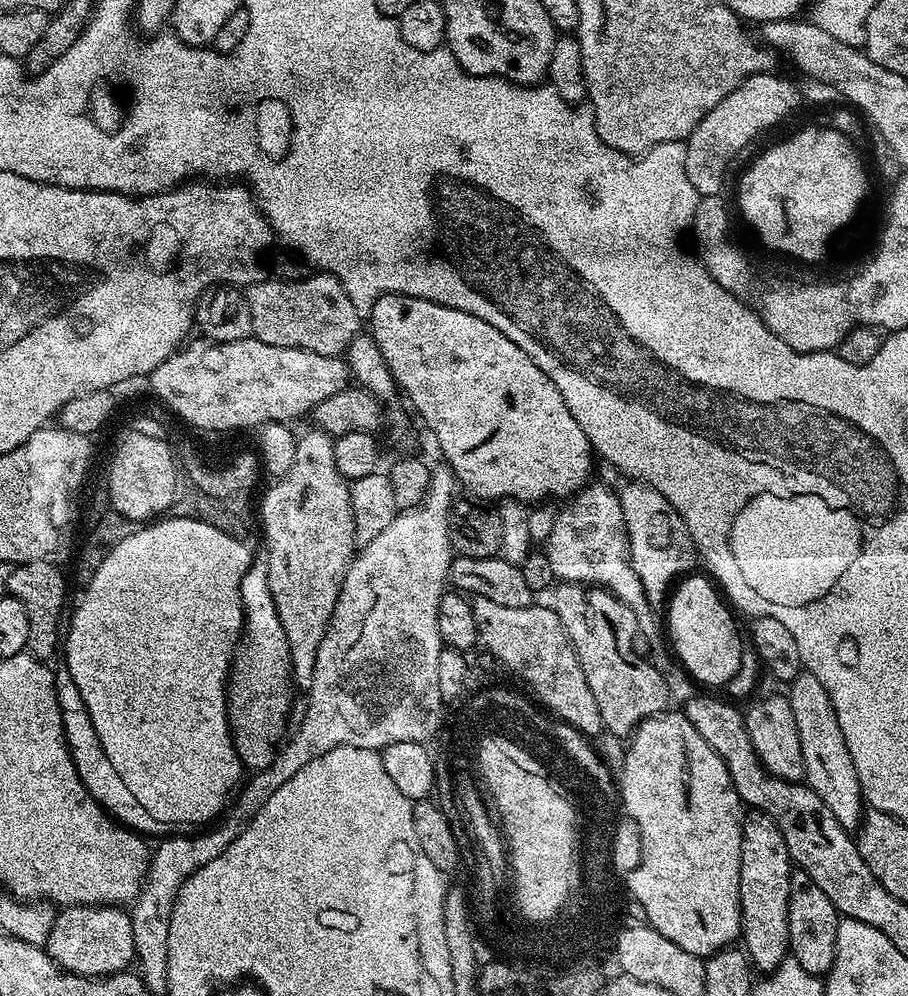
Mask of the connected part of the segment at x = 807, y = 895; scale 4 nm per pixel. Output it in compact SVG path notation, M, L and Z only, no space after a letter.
M799 870L793 871L790 882L790 910L788 911L788 925L790 926L788 947L791 959L796 960L810 975L824 978L832 969L841 919L834 902L826 898L826 893L806 873Z

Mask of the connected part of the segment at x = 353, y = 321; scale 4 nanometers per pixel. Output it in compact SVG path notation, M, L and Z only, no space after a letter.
M326 272L305 275L303 280L265 278L259 284L247 285L246 295L252 336L270 346L301 348L323 356L340 356L347 353L352 339L361 331L362 314L354 302L350 302L350 294L342 290L338 278Z

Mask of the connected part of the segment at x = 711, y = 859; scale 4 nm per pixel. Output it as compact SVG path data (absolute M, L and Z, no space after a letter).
M665 710L659 716L651 716L636 727L626 744L624 772L618 776L618 796L622 801L623 811L625 808L632 815L632 820L640 831L640 865L629 874L628 888L632 891L631 899L642 902L643 909L646 910L646 921L658 930L658 934L670 938L674 946L682 946L682 950L690 954L707 958L729 947L735 941L732 939L740 936L740 847L745 813L740 812L742 801L738 790L734 790L734 782L730 778L730 770L726 770L726 762L722 762L722 758L714 754L706 738L702 738L702 734L698 734L698 730L690 726L690 718L686 718L683 711L672 711Z

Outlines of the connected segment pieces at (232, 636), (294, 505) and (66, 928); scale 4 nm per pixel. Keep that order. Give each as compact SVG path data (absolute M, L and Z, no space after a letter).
M172 516L145 523L132 531L132 540L124 540L124 544L120 544L120 548L116 548L112 556L104 556L104 560L96 567L93 580L83 589L84 597L77 602L76 609L72 612L72 621L69 624L67 621L66 624L68 635L66 655L68 655L68 664L72 664L70 678L74 678L74 683L88 702L88 708L91 708L90 718L93 719L94 726L99 728L98 734L108 750L107 755L116 768L120 768L120 777L128 781L128 787L132 792L144 801L152 813L163 820L188 820L193 826L204 824L207 820L215 821L225 811L224 795L241 783L240 759L232 745L232 738L228 735L224 690L228 682L228 666L232 662L232 650L236 647L236 639L240 637L244 625L240 587L242 574L246 574L253 557L253 553L248 552L246 544L243 539L224 534L214 526L184 517Z
M311 430L296 441L296 461L285 476L279 477L276 484L258 504L258 520L264 523L263 547L268 553L268 577L270 594L282 618L282 630L286 630L286 642L290 642L292 674L297 685L307 690L312 685L312 671L318 658L318 646L328 629L334 606L338 602L340 587L352 558L357 551L354 534L354 514L350 506L350 484L334 466L333 437L319 430Z
M113 905L67 907L55 915L46 951L60 968L77 976L103 978L127 971L136 954L131 915Z

